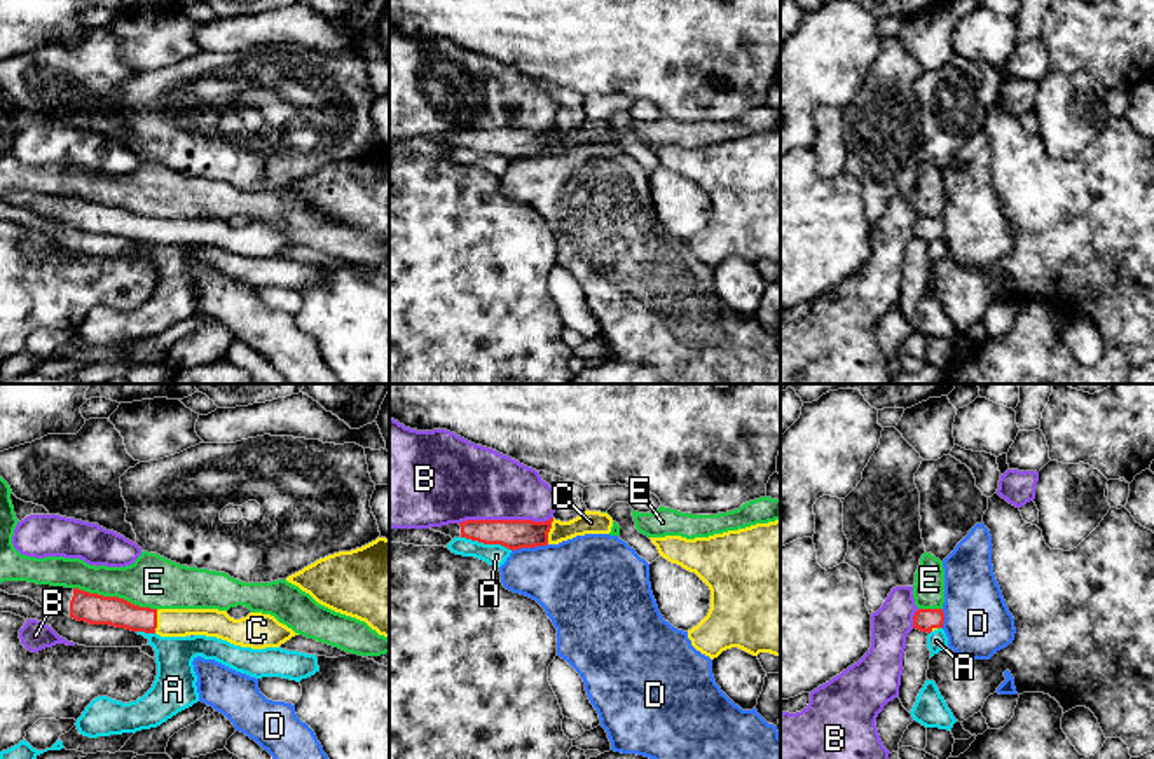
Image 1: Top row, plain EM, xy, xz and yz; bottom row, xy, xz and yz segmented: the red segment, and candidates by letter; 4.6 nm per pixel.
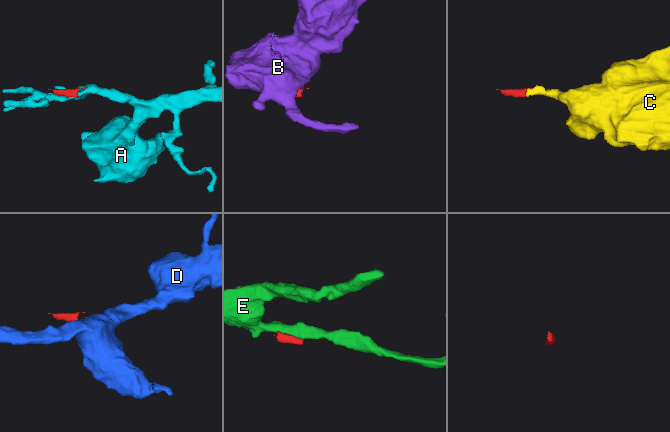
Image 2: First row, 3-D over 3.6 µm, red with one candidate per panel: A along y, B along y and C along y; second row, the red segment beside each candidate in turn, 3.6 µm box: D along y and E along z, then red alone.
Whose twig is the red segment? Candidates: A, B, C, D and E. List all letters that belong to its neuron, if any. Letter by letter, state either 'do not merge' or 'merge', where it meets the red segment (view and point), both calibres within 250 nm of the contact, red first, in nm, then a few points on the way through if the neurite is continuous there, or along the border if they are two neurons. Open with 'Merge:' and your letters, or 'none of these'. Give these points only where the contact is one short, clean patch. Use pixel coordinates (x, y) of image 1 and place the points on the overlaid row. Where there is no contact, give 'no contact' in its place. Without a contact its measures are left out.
Merge: C
A: do not merge; contact xz (487, 543); calibres 140 and 100 nm; border xz (461, 536), (472, 541), (500, 543), (512, 550)
B: do not merge; contact xz (505, 520); calibres 140 and 360 nm
C: merge; contact xz (549, 531); calibres 140 and 110 nm; way xz (514, 534), (549, 531), (568, 531), (590, 522)
D: do not merge; contact xz (529, 547); calibres 140 and 360 nm; border xz (547, 543), (521, 547), (512, 552)
E: do not merge; contact xy (116, 597); calibres 140 and 240 nm; border xy (74, 587), (84, 592), (117, 595), (156, 609)

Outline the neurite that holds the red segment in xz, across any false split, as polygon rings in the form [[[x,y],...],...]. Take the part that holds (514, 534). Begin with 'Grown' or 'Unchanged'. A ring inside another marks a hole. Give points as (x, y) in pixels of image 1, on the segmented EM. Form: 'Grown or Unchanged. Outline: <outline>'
Grown. Outline: [[[585,511],[580,516],[560,522],[550,518],[546,522],[532,520],[466,520],[442,527],[429,527],[445,536],[466,537],[484,544],[501,544],[508,550],[536,548],[559,544],[585,534],[609,534],[613,518],[601,511]]]

